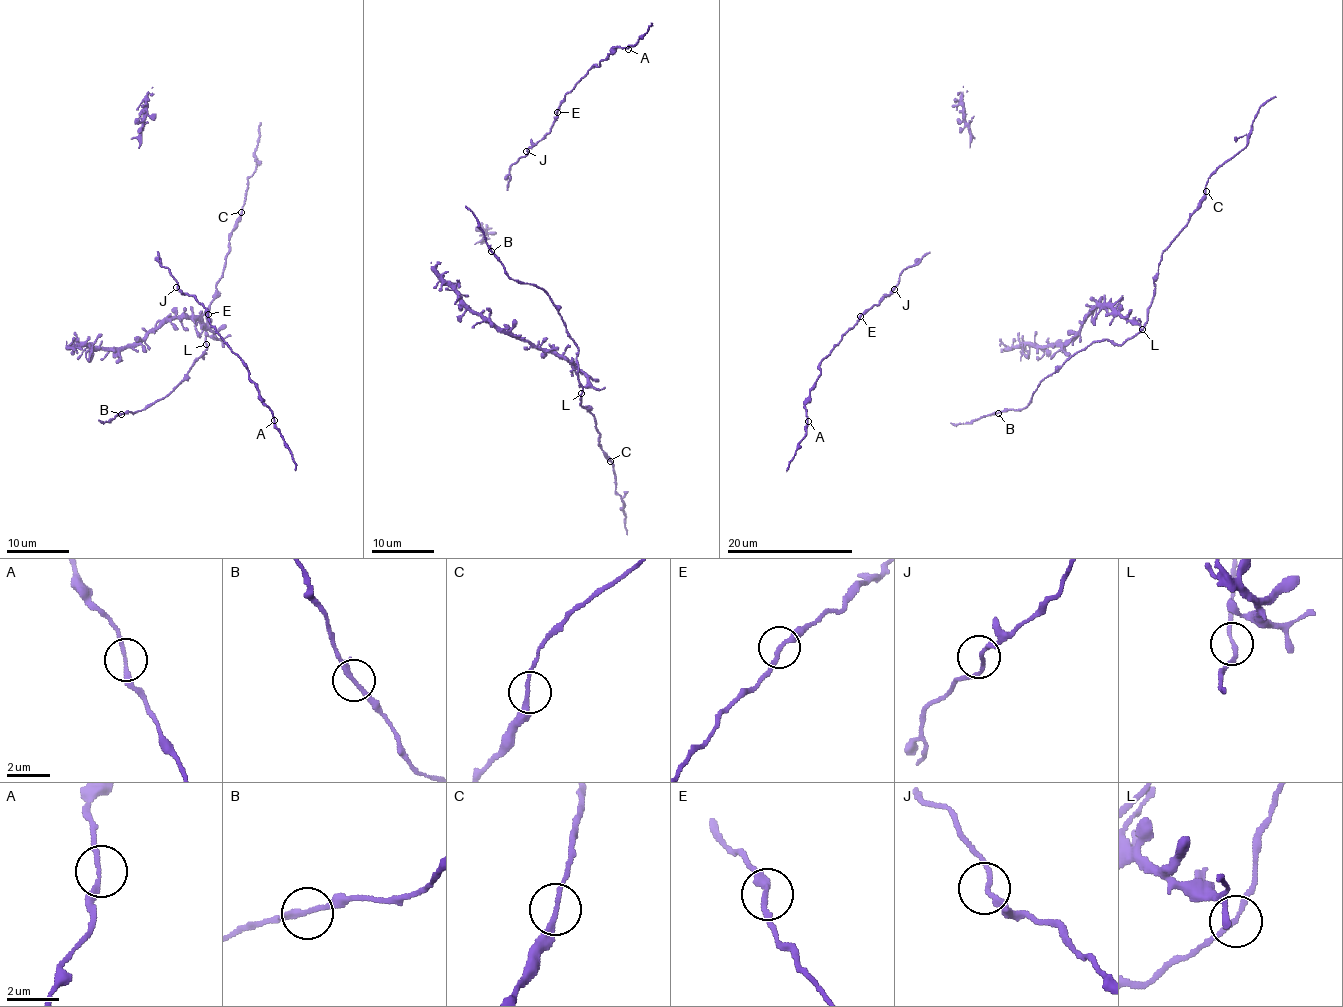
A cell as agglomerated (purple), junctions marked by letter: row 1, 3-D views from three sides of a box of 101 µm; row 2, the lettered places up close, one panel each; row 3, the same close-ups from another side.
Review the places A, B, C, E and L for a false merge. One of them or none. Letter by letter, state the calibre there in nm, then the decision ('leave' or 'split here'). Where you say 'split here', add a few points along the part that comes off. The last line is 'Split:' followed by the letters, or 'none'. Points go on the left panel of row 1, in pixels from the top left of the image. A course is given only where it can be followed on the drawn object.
A: calibre 190 nm; leave
B: calibre 220 nm; leave
C: calibre 200 nm; leave
E: calibre 220 nm; leave
L: calibre 180 nm; leave
Split: none

